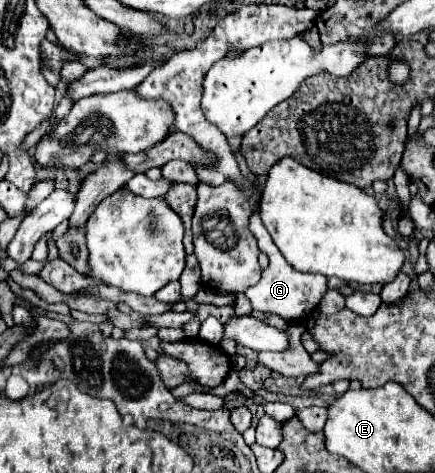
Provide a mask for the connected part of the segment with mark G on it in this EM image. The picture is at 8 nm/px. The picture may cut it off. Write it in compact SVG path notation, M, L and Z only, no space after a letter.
M259 207L249 217L249 229L255 235L259 249L269 257L269 265L267 265L267 269L263 269L263 275L261 275L259 283L245 291L245 295L251 299L253 309L255 311L263 311L263 313L275 313L275 315L283 317L289 323L301 323L301 321L309 319L313 315L313 311L319 307L319 303L323 301L325 293L329 291L327 277L317 275L317 273L299 273L297 269L293 269L285 261L285 257L281 255L281 251L273 243L269 231L263 227L263 221L261 221L261 215L259 215Z

